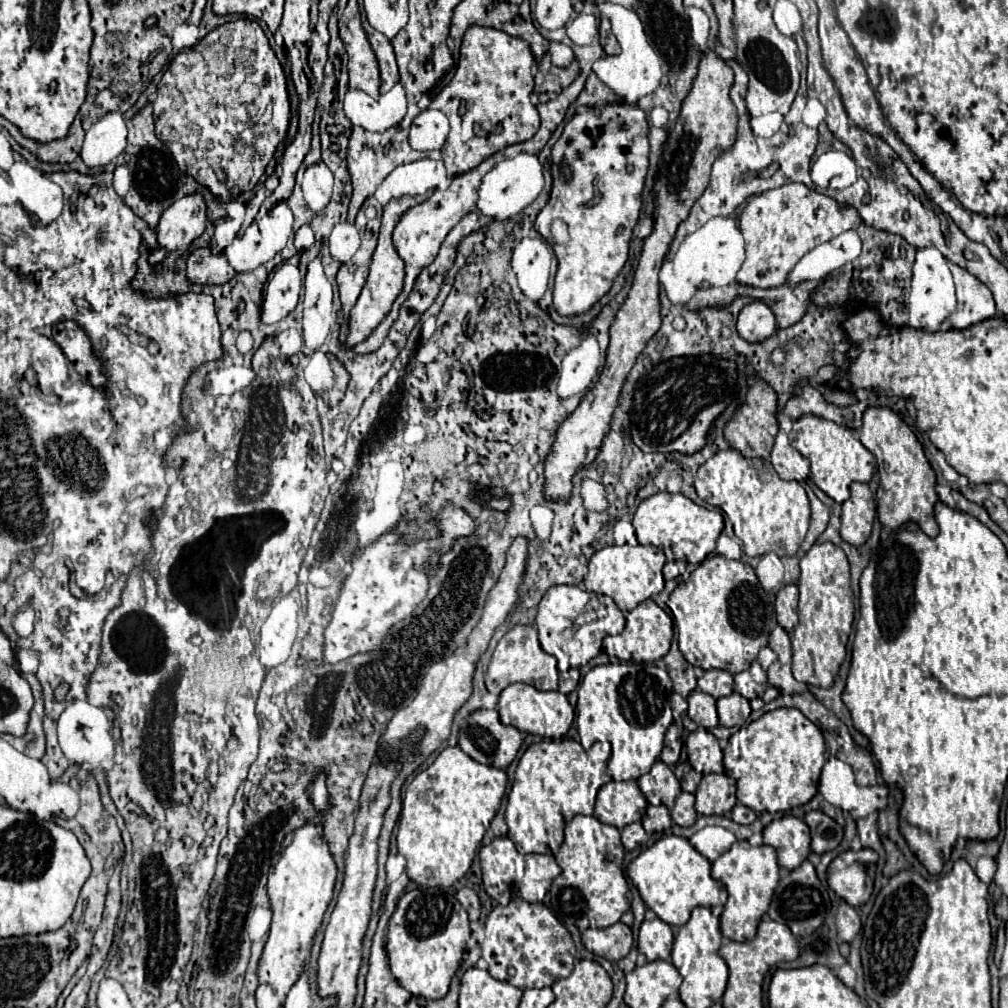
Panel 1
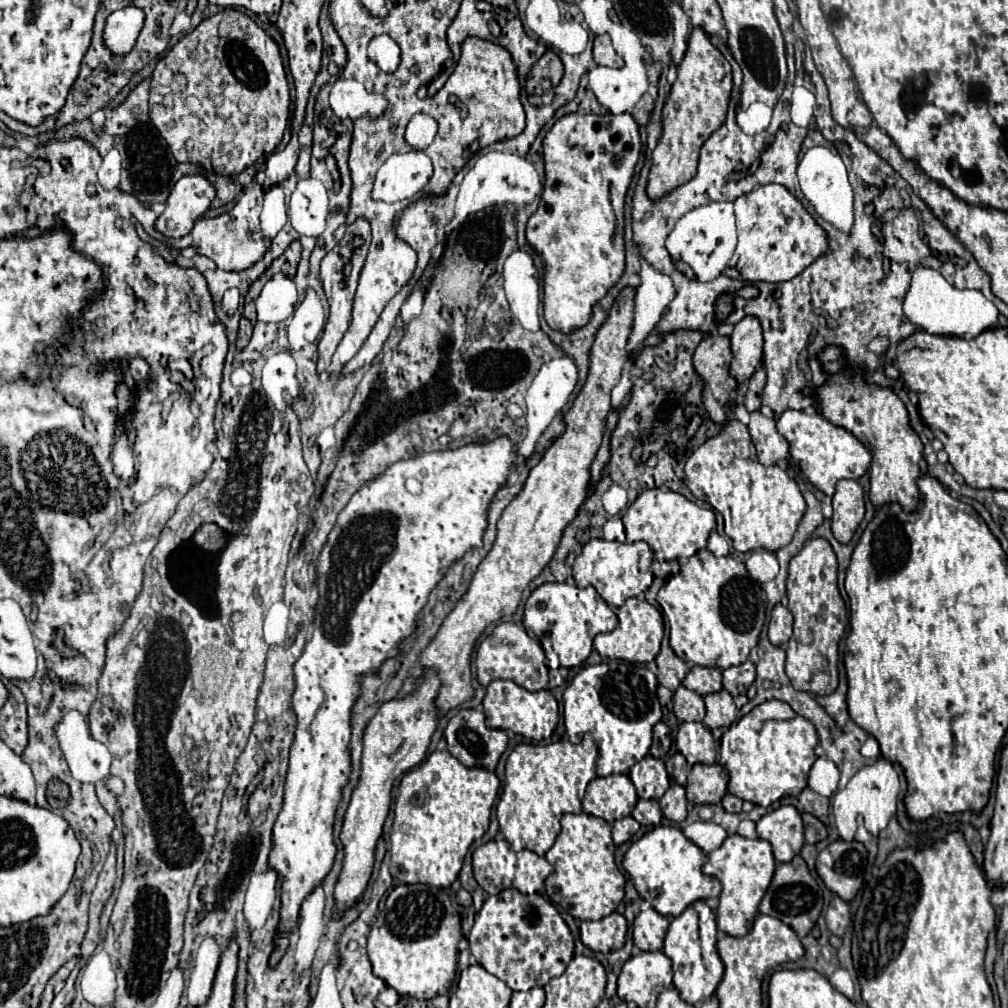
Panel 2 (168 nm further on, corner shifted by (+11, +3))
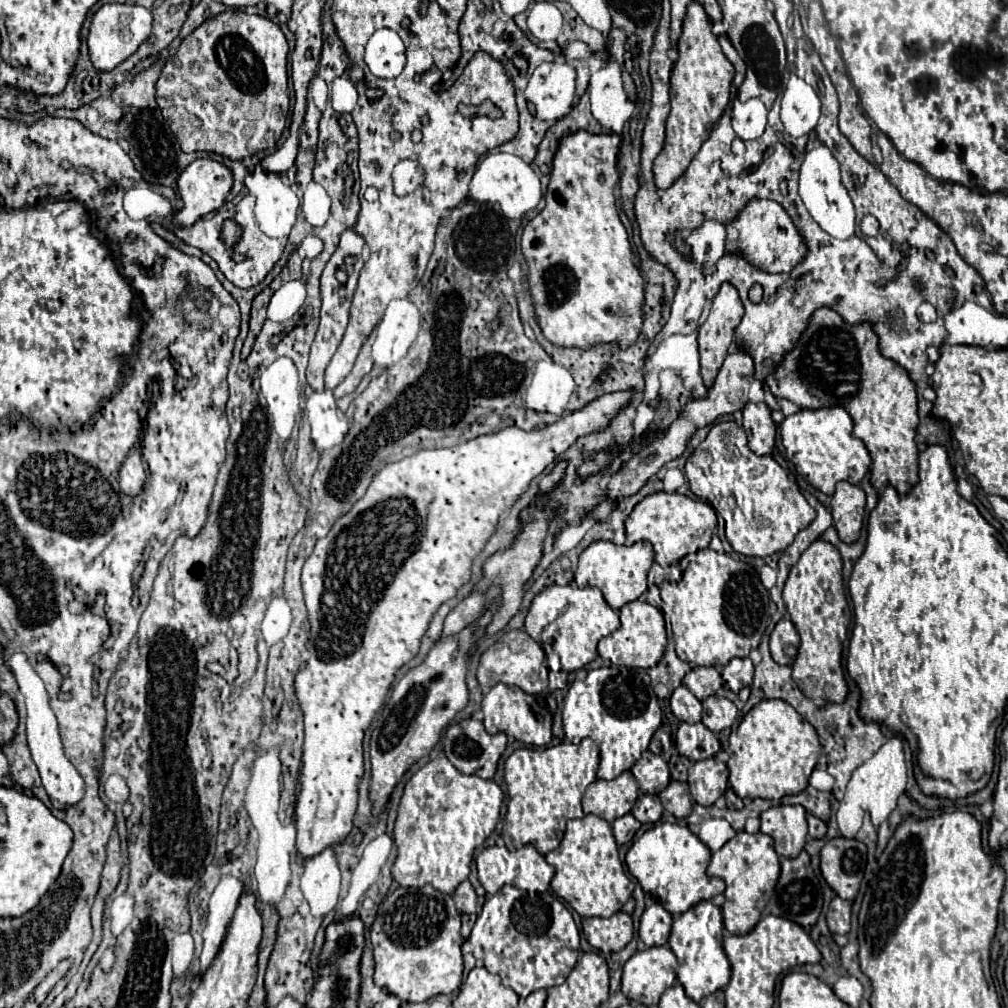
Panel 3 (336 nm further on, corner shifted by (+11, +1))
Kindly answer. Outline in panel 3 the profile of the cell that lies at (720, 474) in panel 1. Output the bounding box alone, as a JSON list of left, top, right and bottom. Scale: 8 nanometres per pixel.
[685,421,815,557]

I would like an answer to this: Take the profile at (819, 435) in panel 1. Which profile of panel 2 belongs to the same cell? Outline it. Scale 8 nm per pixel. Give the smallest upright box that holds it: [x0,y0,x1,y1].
[777,411,871,497]

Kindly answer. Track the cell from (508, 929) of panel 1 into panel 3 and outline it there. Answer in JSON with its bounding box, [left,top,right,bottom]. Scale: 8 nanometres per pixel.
[468,885,579,997]

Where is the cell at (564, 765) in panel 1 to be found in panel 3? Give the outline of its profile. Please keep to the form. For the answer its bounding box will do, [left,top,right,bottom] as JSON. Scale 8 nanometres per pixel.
[503,739,599,855]

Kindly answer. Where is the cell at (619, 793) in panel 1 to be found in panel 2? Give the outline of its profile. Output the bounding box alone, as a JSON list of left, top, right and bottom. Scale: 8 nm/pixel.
[583,775,637,823]

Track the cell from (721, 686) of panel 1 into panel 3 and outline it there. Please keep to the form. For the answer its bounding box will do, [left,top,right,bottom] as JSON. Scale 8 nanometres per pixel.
[683,667,723,701]

